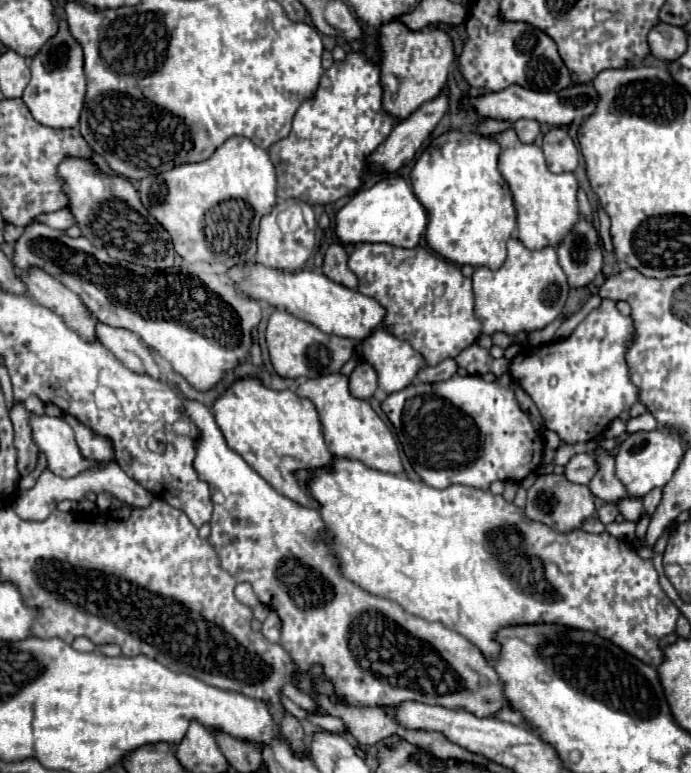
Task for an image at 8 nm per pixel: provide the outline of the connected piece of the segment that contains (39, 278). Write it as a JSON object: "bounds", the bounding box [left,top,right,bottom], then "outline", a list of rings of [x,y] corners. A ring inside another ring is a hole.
{"bounds":[18,269,96,341],"outline":[[[32,269],[28,273],[18,271],[18,275],[22,277],[22,281],[28,287],[28,295],[48,307],[50,311],[54,311],[58,317],[62,317],[62,321],[76,331],[82,339],[86,341],[96,341],[96,321],[92,319],[92,315],[84,309],[86,305],[82,303],[82,299],[70,291],[68,287],[64,287],[58,279],[54,279],[52,275],[40,271],[40,269]]]}

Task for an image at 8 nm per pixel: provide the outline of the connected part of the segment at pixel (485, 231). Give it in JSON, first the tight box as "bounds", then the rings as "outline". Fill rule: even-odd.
{"bounds":[410,131,516,269],"outline":[[[446,131],[424,149],[410,173],[416,197],[428,207],[428,245],[458,265],[500,269],[506,261],[506,243],[516,231],[516,207],[498,169],[500,151],[492,137]]]}

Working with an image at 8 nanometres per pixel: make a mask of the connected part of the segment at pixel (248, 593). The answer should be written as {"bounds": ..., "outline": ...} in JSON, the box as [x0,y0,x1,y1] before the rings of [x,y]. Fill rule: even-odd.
{"bounds":[236,583,258,607],"outline":[[[238,583],[236,585],[236,599],[240,603],[248,605],[248,607],[256,607],[258,605],[258,599],[256,599],[256,595],[254,595],[254,591],[252,591],[252,587],[248,583]]]}

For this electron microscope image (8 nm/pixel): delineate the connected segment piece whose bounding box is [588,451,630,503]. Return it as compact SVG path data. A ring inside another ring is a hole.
M596 451L594 455L596 455L596 461L600 463L600 467L598 467L598 473L594 475L592 483L588 485L590 491L606 503L618 503L618 501L630 497L624 483L616 477L614 459L608 455L608 451Z

